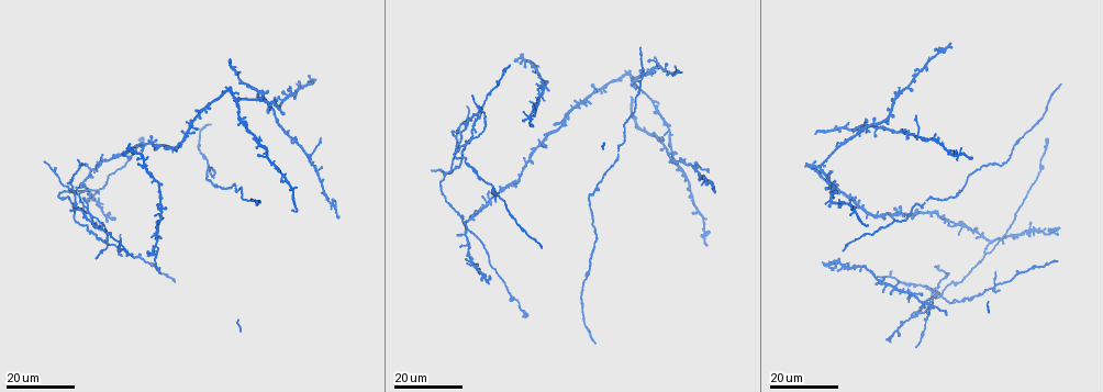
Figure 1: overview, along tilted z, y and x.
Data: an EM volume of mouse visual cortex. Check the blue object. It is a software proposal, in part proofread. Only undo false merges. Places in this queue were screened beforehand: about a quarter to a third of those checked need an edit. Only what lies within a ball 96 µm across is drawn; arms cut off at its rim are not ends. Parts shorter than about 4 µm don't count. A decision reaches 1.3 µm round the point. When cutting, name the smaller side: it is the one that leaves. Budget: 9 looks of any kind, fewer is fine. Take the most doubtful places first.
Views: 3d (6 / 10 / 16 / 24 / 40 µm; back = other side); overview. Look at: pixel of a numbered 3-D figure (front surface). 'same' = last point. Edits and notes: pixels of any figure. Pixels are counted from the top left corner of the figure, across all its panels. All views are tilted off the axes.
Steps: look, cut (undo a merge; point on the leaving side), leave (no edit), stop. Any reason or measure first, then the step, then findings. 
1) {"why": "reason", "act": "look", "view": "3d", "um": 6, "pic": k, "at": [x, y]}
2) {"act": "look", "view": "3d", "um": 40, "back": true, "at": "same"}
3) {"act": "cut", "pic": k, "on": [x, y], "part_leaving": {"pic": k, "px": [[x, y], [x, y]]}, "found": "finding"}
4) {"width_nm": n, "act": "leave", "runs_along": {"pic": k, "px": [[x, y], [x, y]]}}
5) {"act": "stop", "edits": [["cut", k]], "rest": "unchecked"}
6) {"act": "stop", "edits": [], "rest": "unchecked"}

{"why": "small branch off a trunk", "act": "look", "view": "3d", "um": 16, "pic": 1, "at": [986, 253]}

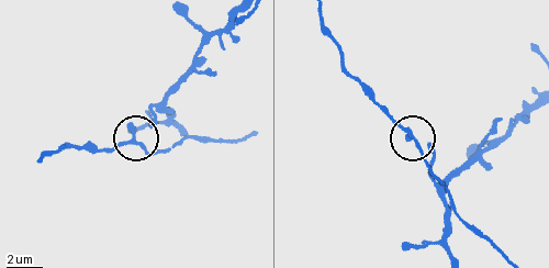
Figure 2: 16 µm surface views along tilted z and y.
{"act": "look", "view": "3d", "um": 10, "pic": 2, "at": [142, 143]}

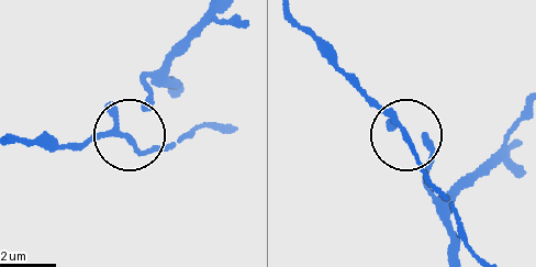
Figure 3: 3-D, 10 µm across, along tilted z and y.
{"act": "leave", "found": "continuous, no second neuron"}

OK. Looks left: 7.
{"why": "thin arm on a thick one", "act": "look", "view": "3d", "um": 24, "pic": 1, "at": [492, 199]}

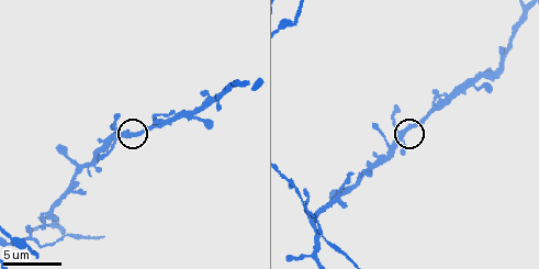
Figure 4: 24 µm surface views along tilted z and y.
{"act": "look", "view": "3d", "um": 10, "pic": 4, "at": [399, 133]}

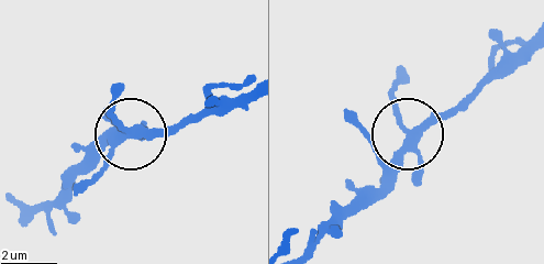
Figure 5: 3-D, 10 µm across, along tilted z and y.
{"width_nm": 280, "act": "leave", "runs_along": {"pic": 5, "px": [[246, 91], [142, 132], [119, 121], [109, 108], [113, 95]]}, "found": "one neuron here"}

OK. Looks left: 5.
{"why": "branch point", "act": "look", "view": "3d", "um": 24, "pic": 1, "at": [308, 155]}

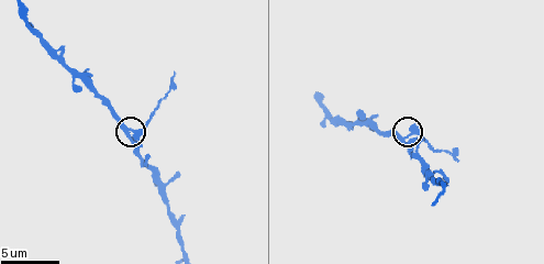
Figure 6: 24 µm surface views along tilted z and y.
{"act": "look", "view": "3d", "um": 6, "pic": 6, "at": [123, 131]}

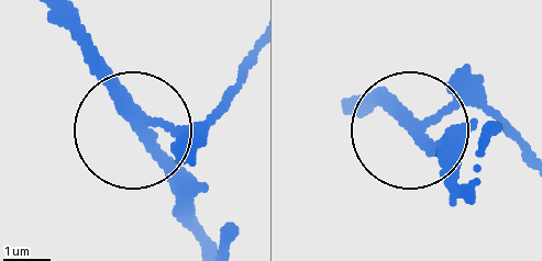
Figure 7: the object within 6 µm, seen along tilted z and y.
{"side_arm_um": 8, "act": "cut", "pic": 7, "on": [227, 97], "part_leaving": {"pic": 7, "px": [[179, 133], [207, 121], [247, 53]]}, "found": "two neurons meet here"}

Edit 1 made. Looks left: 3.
{"why": "see it whole again", "act": "look", "view": "overview"}

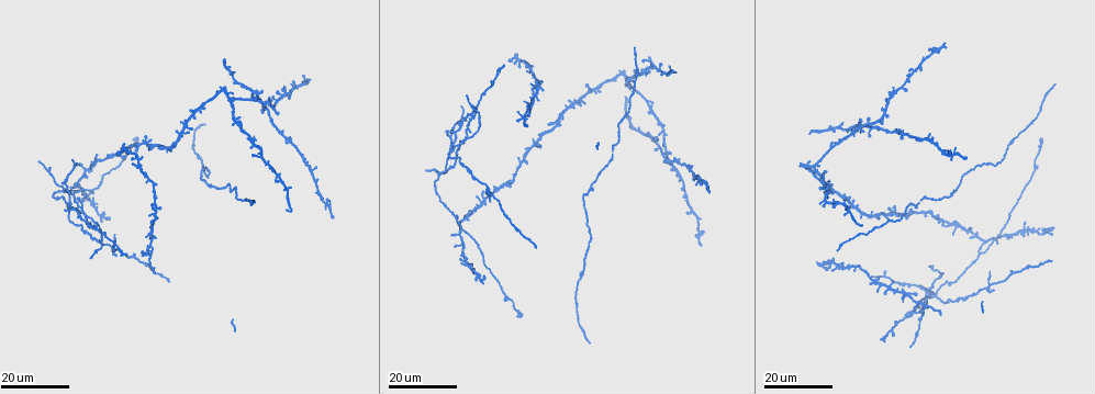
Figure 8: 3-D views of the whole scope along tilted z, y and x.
{"why": "small branch off a trunk", "act": "look", "view": "3d", "um": 24, "pic": 8, "at": [815, 165]}

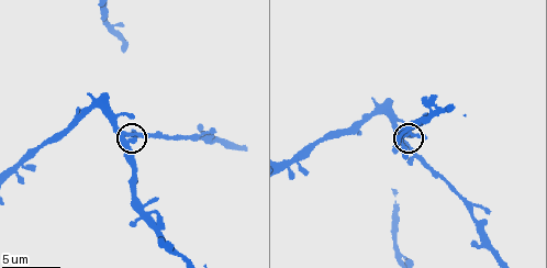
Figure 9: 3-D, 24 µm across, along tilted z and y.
{"act": "look", "view": "3d", "um": 10, "pic": 9, "at": [122, 136]}

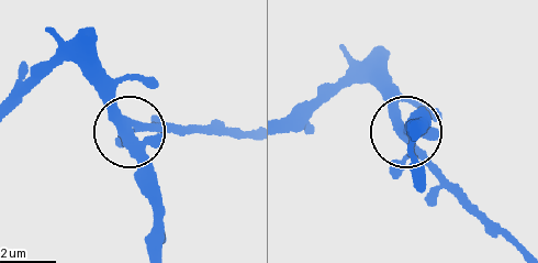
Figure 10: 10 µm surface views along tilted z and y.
{"width_nm": 380, "act": "leave", "found": "one neuron here"}

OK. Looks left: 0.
{"act": "stop", "edits": [["cut", 7]], "rest": "unchecked"}

